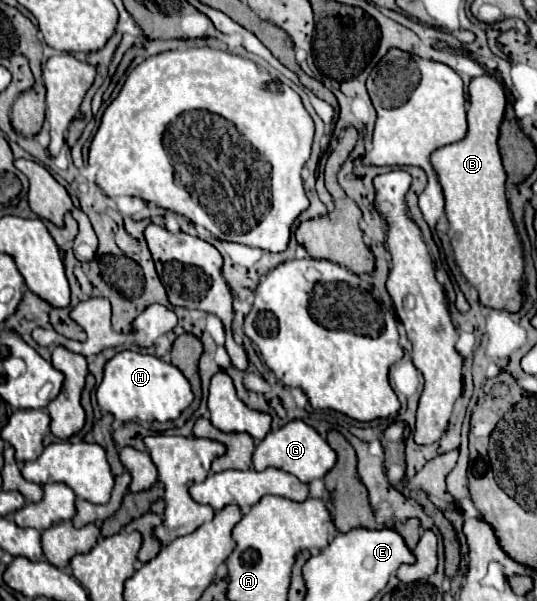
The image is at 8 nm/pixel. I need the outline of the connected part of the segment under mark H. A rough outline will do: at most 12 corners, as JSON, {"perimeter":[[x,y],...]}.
{"perimeter":[[114,355],[96,389],[122,423],[176,419],[194,395],[172,363]]}

